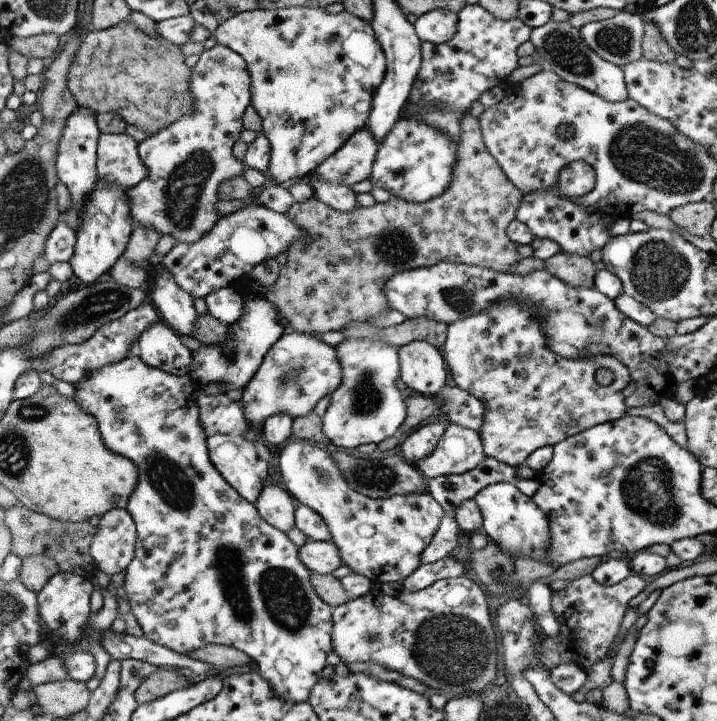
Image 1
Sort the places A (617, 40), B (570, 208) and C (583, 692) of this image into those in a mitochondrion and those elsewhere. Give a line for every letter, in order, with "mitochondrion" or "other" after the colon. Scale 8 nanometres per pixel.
A: mitochondrion
B: other
C: other

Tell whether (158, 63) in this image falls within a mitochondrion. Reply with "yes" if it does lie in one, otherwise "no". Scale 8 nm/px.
yes

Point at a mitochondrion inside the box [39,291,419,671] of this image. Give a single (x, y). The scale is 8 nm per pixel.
(281, 597)

